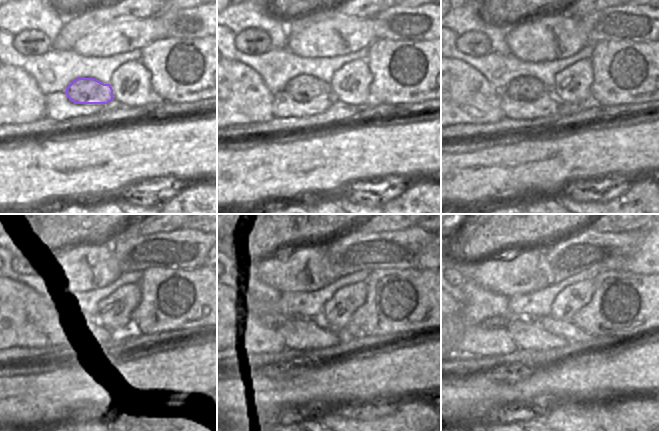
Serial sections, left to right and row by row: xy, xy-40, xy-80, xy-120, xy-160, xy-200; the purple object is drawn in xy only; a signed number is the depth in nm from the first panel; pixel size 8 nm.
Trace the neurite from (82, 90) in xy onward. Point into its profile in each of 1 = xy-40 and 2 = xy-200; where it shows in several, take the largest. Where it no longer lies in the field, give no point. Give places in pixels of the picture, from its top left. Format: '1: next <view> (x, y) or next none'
1: next xy-40 (302, 88)
2: next xy-200 (489, 323)

